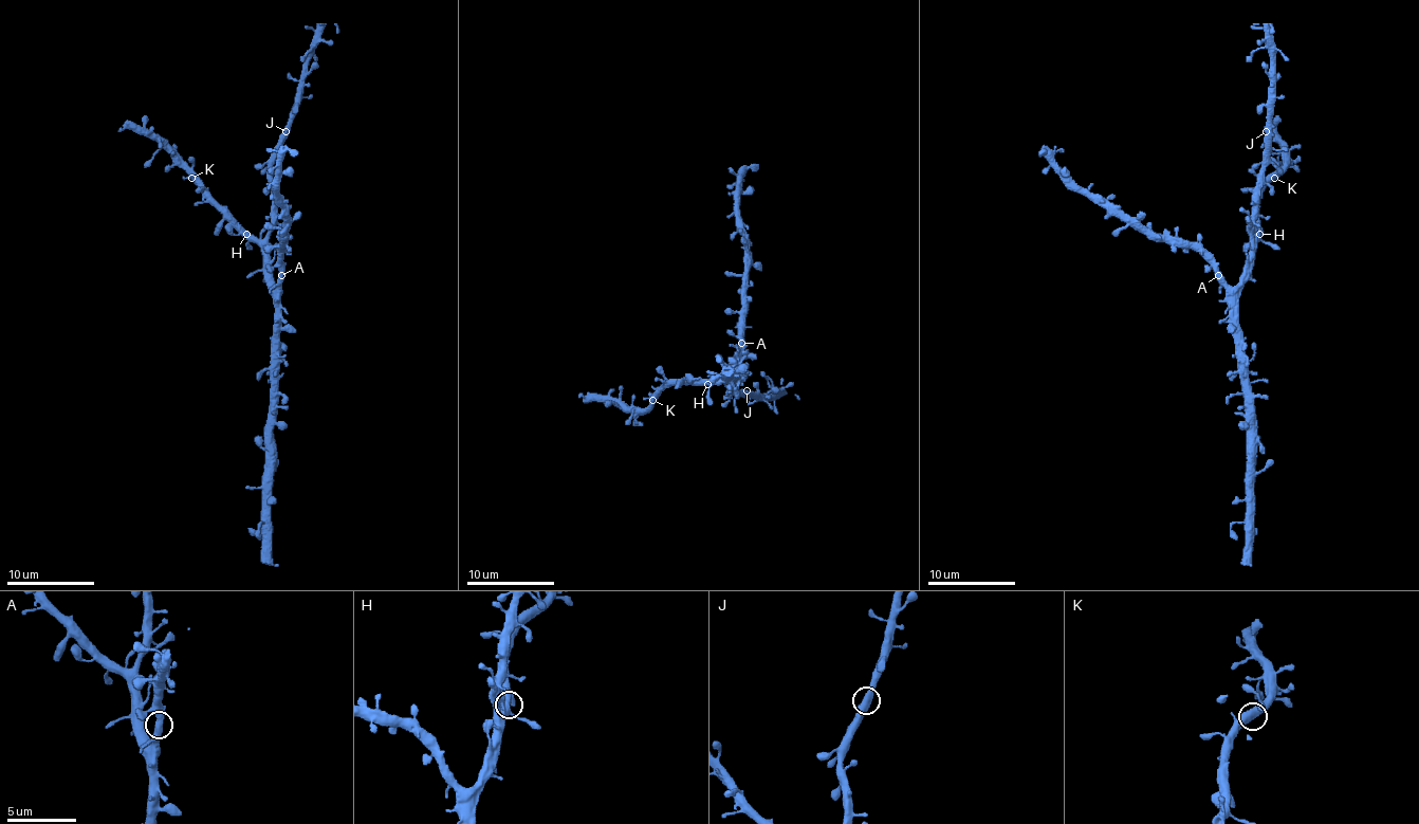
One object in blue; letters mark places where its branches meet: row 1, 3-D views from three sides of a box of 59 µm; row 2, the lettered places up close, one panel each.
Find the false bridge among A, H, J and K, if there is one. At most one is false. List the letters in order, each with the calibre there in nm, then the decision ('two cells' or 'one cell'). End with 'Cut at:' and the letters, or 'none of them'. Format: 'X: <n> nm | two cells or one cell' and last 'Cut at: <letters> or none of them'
A: 500 nm | one cell
H: 440 nm | one cell
J: 550 nm | one cell
K: 500 nm | one cell
Cut at: none of them

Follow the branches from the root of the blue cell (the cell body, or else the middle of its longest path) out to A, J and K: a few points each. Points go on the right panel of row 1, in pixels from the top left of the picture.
A: (1248, 278), (1235, 287), (1229, 287), (1217, 275)
J: (1248, 278), (1255, 186), (1266, 151), (1266, 131)
K: (1248, 278), (1248, 252), (1255, 245), (1255, 197), (1274, 178)

